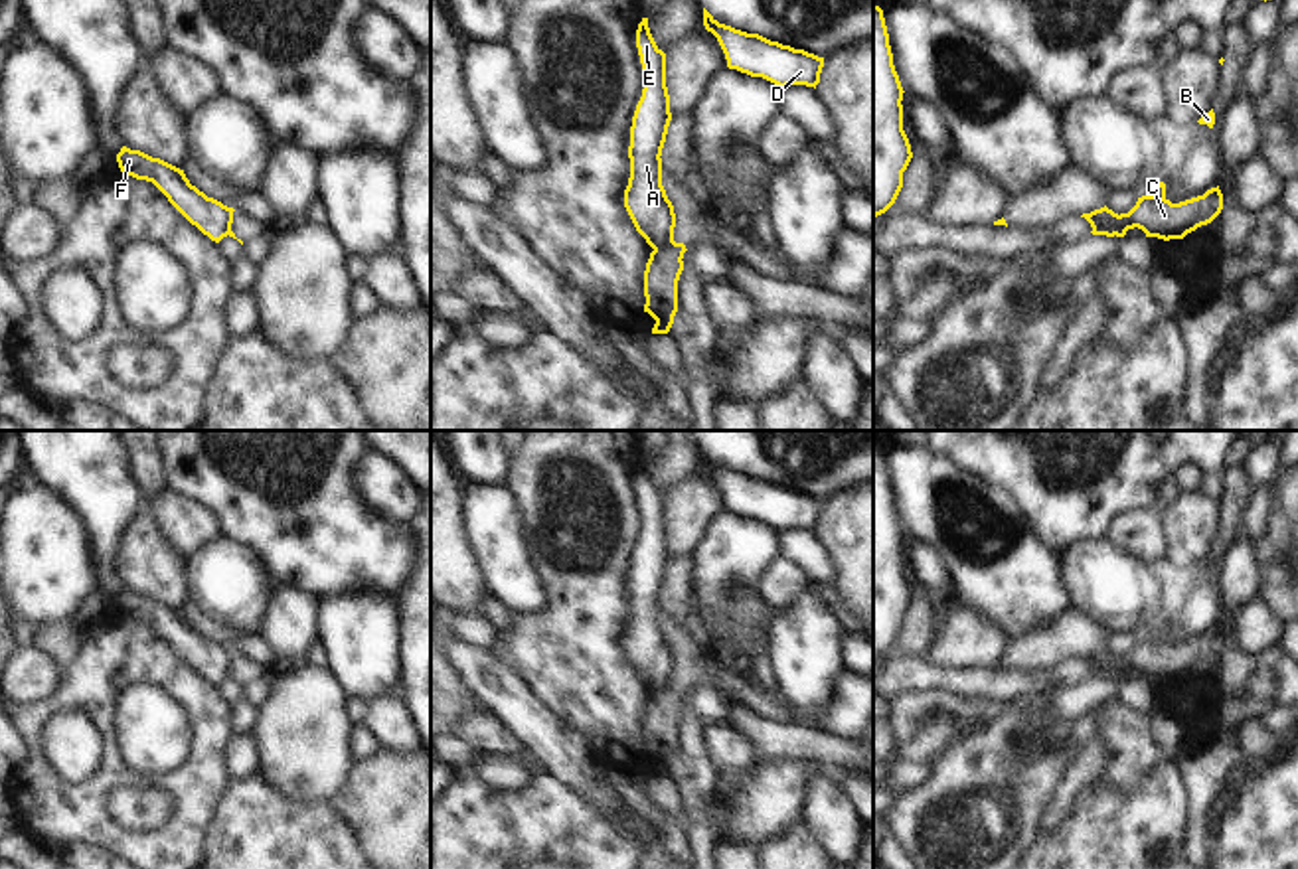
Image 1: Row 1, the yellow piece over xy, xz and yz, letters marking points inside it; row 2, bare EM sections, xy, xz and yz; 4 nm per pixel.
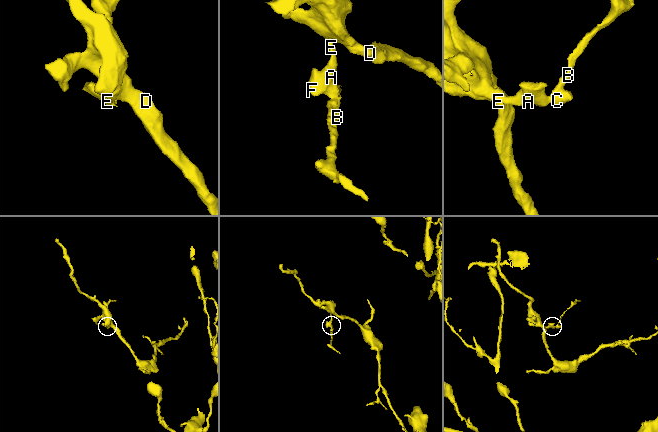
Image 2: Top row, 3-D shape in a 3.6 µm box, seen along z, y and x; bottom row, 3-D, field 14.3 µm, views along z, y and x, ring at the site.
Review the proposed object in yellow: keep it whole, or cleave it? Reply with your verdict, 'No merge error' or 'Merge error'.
Merge error.

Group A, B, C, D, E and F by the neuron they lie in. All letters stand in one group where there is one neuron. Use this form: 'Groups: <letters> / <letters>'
Groups: A D E F / B C.

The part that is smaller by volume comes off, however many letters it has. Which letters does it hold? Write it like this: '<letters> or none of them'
B, C

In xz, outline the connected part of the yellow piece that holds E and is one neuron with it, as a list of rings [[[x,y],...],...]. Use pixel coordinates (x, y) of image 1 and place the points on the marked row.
[[[648,18],[636,30],[636,47],[646,77],[630,126],[630,178],[624,207],[646,243],[660,251],[672,231],[672,215],[662,186],[662,148],[672,120],[666,87],[666,53],[656,45]]]

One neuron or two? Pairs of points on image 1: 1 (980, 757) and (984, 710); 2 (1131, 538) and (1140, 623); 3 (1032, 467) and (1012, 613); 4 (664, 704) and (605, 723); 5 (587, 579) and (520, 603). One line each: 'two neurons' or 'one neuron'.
1: two neurons
2: two neurons
3: two neurons
4: two neurons
5: two neurons

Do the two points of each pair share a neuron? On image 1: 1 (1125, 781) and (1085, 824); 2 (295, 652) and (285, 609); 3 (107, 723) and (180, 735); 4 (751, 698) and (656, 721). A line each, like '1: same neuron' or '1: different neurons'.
1: different neurons
2: same neuron
3: different neurons
4: different neurons

